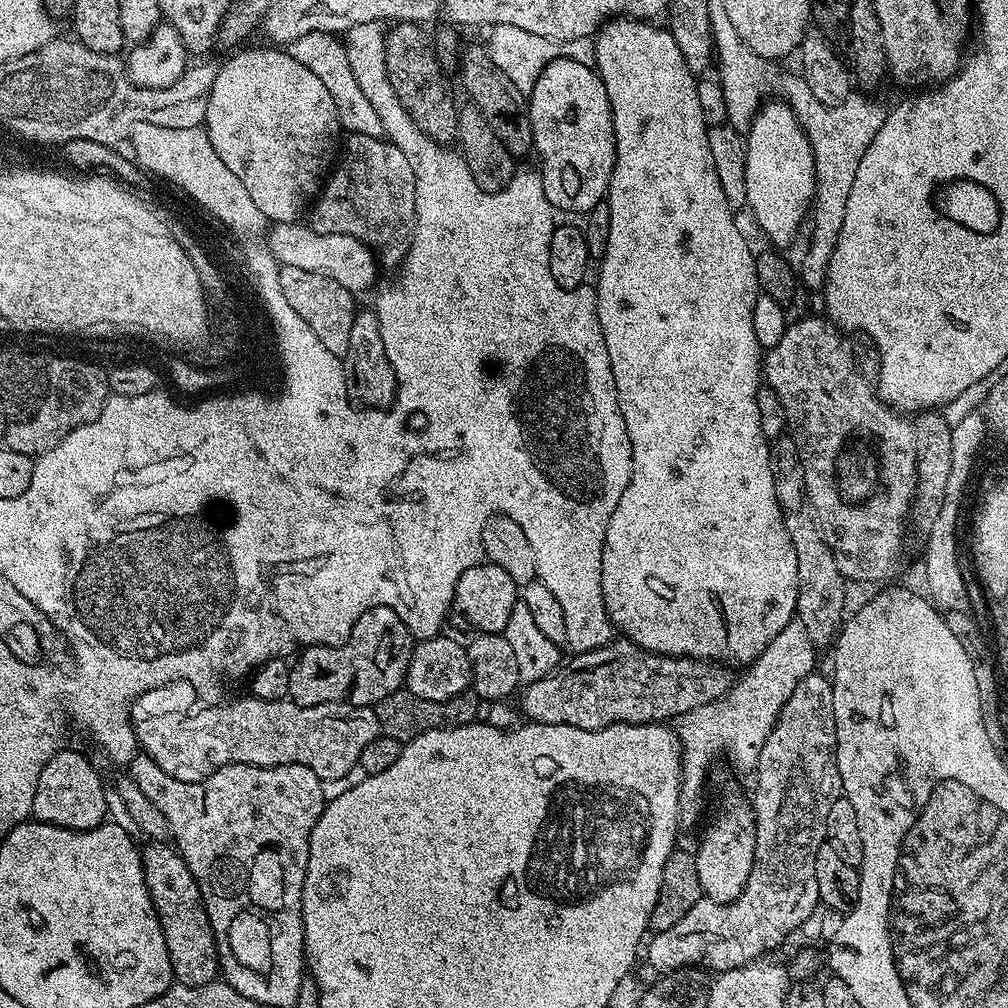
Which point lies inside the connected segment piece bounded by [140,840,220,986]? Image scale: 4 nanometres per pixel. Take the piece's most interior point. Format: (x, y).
(190, 941)

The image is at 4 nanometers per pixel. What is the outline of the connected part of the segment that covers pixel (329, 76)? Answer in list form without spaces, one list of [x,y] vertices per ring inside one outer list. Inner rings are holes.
[[[331,32],[302,34],[302,38],[291,44],[290,51],[294,59],[302,62],[302,66],[306,66],[306,70],[318,74],[322,86],[330,90],[330,98],[334,98],[340,126],[345,133],[351,134],[357,130],[372,130],[377,127],[378,113],[370,106],[366,94],[362,94],[358,78],[354,78],[354,70],[350,70],[350,58],[346,58],[344,41],[339,35]]]

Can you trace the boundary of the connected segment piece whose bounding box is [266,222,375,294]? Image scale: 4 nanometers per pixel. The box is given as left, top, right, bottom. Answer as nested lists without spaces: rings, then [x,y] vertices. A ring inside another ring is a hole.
[[[304,222],[273,223],[267,229],[267,236],[266,247],[277,264],[302,266],[302,270],[330,274],[334,282],[341,284],[347,292],[361,294],[368,290],[368,282],[375,278],[372,275],[372,257],[368,254],[368,245],[353,236],[318,232]]]

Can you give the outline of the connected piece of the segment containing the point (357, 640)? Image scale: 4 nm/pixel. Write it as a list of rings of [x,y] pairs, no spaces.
[[[379,604],[358,618],[352,636],[345,644],[314,644],[295,657],[296,665],[288,668],[288,696],[298,706],[341,702],[374,706],[386,698],[386,694],[394,694],[403,685],[413,647],[414,637],[400,615],[390,606]]]

